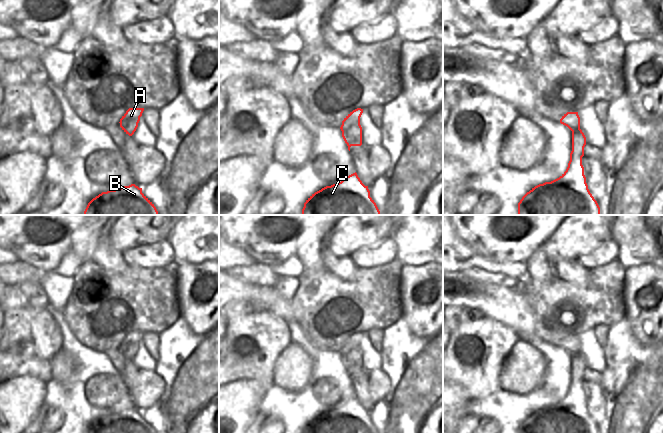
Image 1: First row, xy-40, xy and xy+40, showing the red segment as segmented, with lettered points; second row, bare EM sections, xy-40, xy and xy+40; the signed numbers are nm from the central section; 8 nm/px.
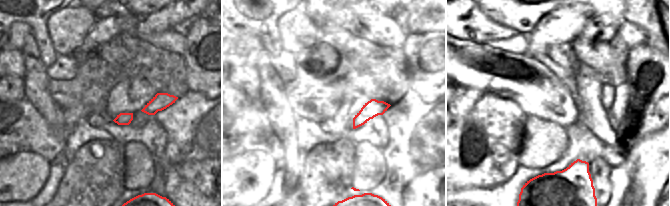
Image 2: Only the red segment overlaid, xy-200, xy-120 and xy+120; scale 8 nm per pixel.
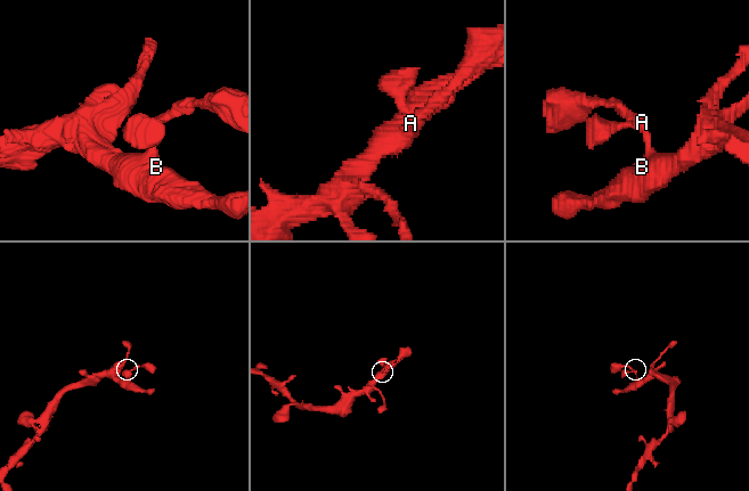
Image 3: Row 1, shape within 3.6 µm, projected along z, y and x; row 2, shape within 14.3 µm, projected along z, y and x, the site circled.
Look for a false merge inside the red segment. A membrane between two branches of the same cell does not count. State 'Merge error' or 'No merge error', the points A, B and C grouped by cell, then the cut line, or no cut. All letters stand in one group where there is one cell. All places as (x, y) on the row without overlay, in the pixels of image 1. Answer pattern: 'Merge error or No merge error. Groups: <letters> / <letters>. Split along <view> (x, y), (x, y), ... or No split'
No merge error. Groups: A B C. No split.

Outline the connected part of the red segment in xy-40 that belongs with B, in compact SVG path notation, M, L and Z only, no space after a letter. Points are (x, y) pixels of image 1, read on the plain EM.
M135 408L102 416L93 422L86 433L156 433Z

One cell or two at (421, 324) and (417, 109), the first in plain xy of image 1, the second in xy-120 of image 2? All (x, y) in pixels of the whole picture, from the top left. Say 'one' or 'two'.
two

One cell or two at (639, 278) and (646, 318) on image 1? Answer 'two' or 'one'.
one

